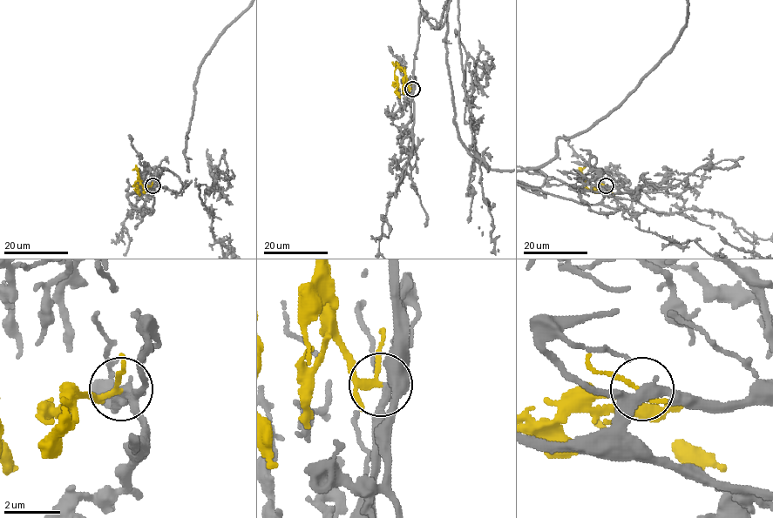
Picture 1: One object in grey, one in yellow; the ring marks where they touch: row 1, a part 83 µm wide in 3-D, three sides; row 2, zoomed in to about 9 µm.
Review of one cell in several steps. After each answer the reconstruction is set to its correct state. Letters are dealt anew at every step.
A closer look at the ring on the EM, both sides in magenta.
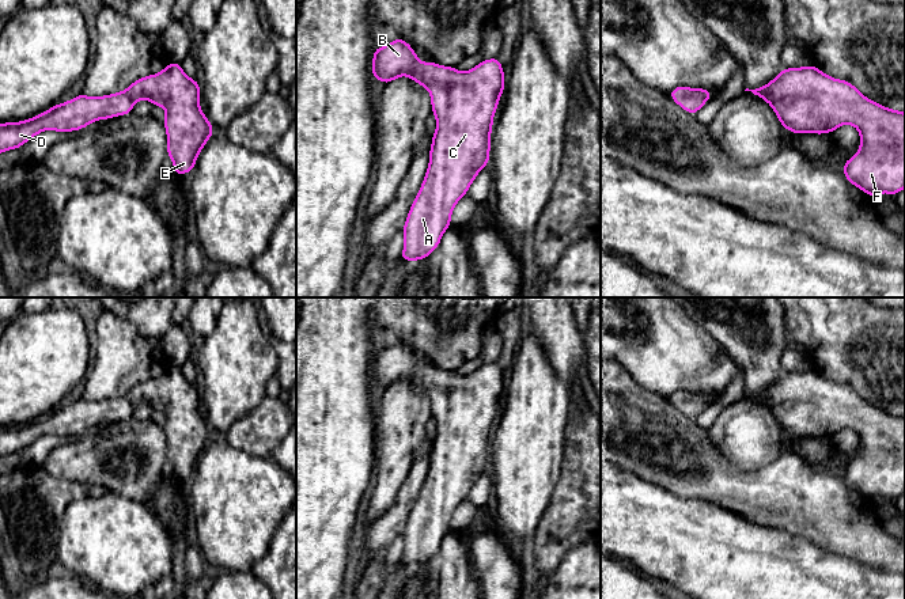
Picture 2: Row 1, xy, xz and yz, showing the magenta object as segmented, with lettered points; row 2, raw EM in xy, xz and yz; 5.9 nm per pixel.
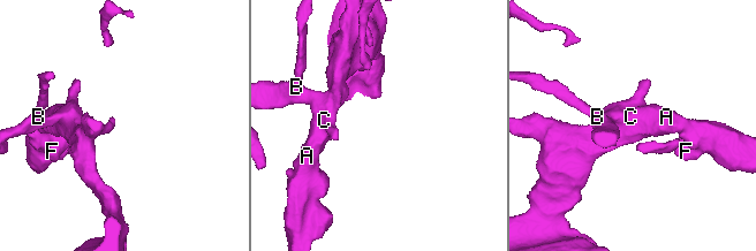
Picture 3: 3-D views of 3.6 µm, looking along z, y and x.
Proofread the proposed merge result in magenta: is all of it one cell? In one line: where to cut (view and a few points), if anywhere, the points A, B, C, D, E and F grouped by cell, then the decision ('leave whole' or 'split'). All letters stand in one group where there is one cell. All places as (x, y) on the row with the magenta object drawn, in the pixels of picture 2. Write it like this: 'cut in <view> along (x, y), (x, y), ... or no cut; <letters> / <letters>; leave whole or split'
no cut; A B C D E F; leave whole

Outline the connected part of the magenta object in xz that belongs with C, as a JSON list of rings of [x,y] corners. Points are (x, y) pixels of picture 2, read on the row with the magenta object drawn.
[[[395,38],[375,48],[371,69],[385,84],[405,75],[429,90],[436,132],[424,181],[402,228],[401,254],[402,261],[421,261],[438,249],[452,209],[489,163],[493,115],[505,84],[503,65],[493,57],[459,72],[421,62],[406,41]]]

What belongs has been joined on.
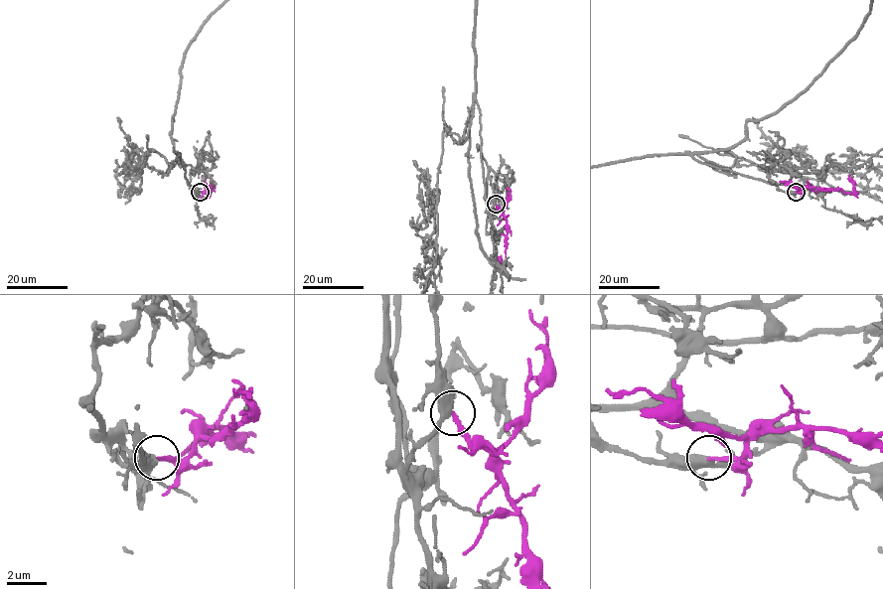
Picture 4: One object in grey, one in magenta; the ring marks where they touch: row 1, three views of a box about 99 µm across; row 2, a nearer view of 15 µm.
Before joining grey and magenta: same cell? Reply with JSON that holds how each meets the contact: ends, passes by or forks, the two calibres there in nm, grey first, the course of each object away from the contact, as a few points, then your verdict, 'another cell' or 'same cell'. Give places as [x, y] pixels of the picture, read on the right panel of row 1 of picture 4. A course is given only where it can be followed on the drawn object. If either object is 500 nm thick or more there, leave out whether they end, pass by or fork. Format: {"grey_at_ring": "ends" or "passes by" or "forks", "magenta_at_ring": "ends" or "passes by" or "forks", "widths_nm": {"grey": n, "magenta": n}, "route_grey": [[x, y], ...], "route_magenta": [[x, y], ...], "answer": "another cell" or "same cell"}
{"grey_at_ring": "passes by", "magenta_at_ring": "ends", "widths_nm": {"grey": 440, "magenta": 200}, "route_grey": [[796, 192], [692, 155], [736, 146], [748, 120], [778, 112], [822, 71], [870, 12]], "route_magenta": [[796, 192], [812, 188], [841, 189], [853, 194], [853, 184], [848, 175]], "answer": "same cell"}

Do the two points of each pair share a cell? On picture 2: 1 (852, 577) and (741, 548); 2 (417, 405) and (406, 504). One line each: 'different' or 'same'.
1: same
2: different

